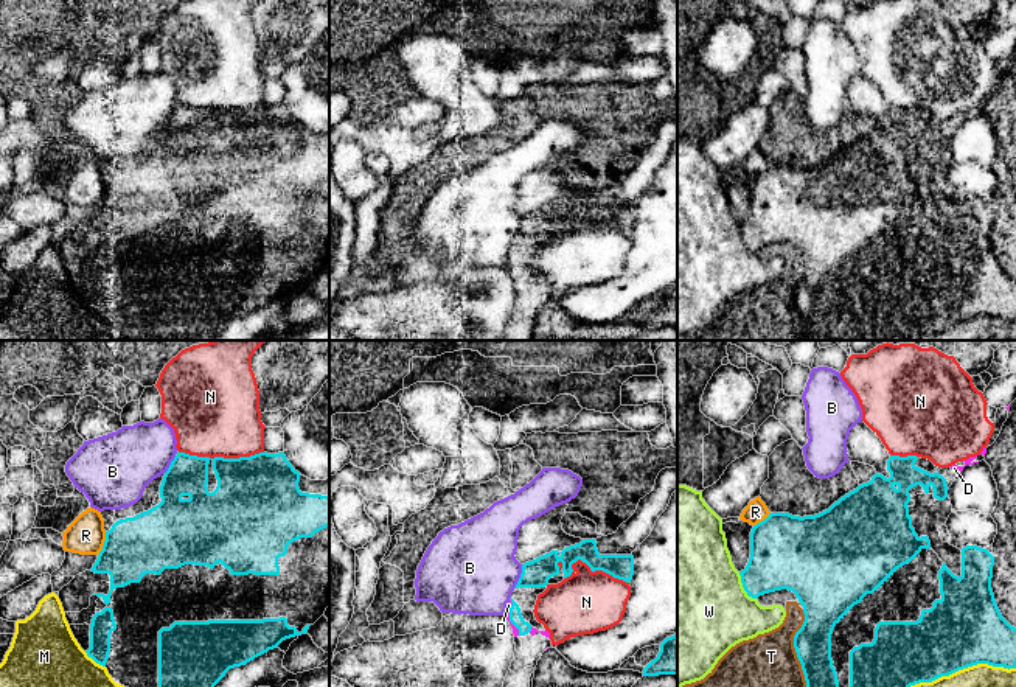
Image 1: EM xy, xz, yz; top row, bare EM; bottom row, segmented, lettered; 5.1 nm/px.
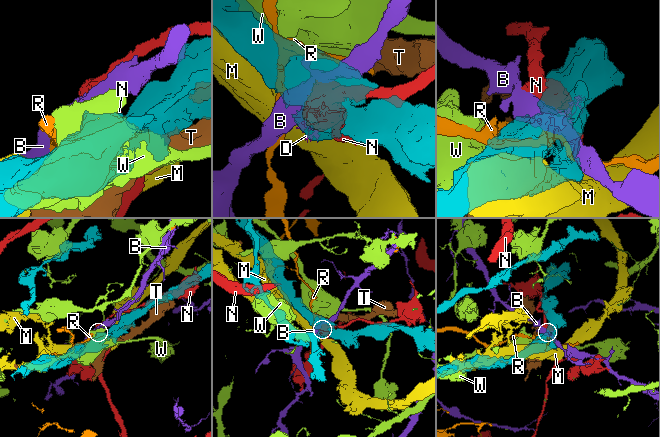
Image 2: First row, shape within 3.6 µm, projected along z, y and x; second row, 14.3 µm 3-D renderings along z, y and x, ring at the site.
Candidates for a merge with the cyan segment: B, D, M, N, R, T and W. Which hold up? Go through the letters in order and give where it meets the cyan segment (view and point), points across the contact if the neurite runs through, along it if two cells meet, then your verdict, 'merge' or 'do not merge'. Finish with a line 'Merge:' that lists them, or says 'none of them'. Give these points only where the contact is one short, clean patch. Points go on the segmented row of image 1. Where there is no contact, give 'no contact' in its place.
B: xz (521, 577) | along xz (522, 564), (522, 572), (513, 588) | do not merge
D: xz (510, 617) | merge
M: yz (962, 669) | do not merge
N: xy (221, 457) | do not merge
R: xy (104, 544) | do not merge
T: yz (794, 647) | do not merge
W: yz (743, 586) | do not merge
Merge: D

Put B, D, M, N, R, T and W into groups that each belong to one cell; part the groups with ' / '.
B / D / M / N / R / T / W

